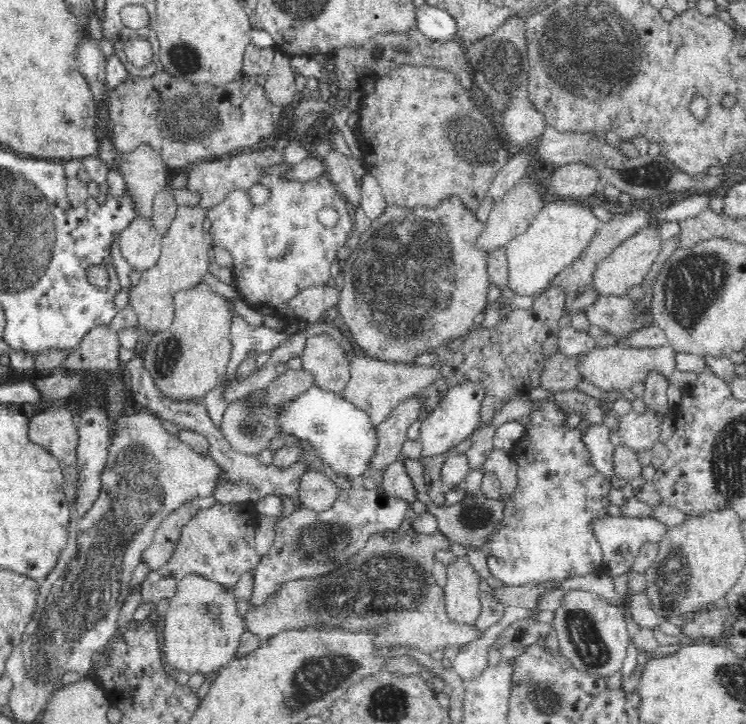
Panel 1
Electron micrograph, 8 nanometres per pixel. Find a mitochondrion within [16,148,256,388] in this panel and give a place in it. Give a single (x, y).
(167, 356)

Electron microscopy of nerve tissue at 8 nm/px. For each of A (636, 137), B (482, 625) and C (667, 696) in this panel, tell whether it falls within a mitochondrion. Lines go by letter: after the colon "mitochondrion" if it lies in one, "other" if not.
A: other
B: other
C: other

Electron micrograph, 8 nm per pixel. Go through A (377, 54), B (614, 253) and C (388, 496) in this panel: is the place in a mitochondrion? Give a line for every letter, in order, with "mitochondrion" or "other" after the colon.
A: other
B: other
C: other

